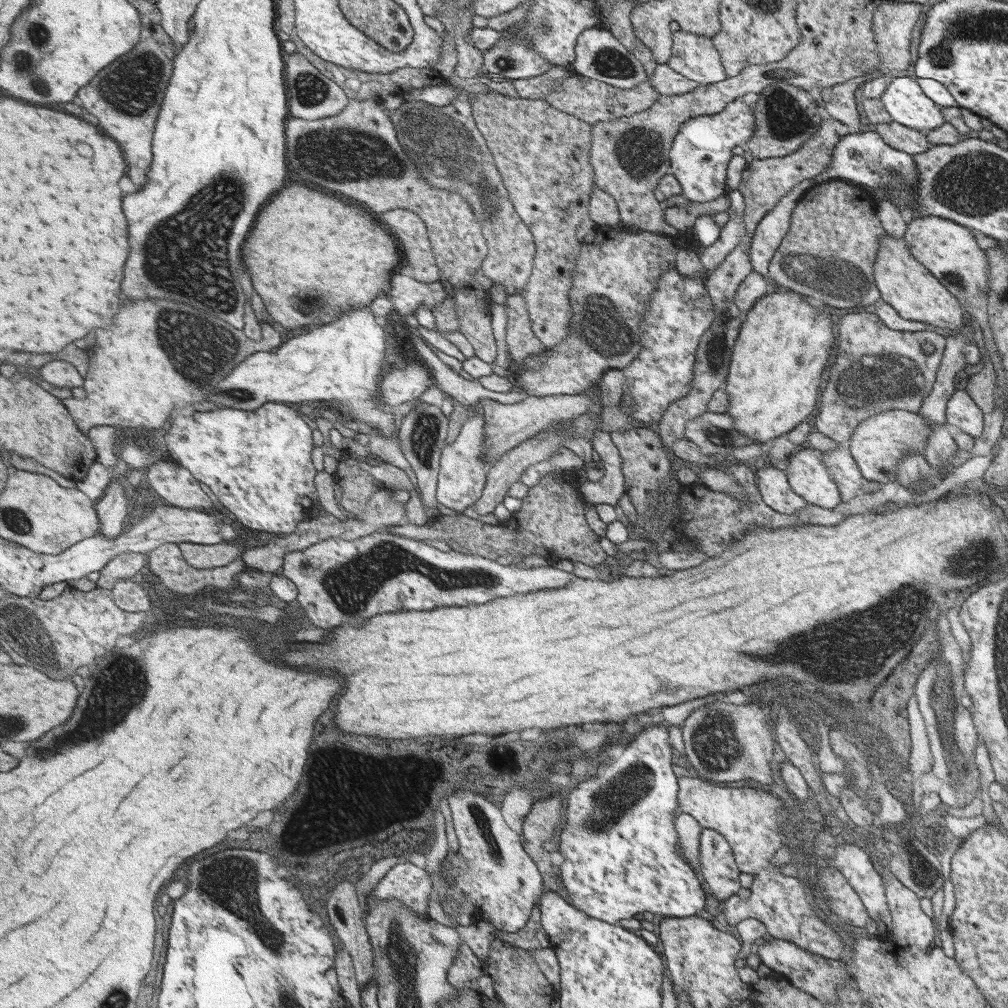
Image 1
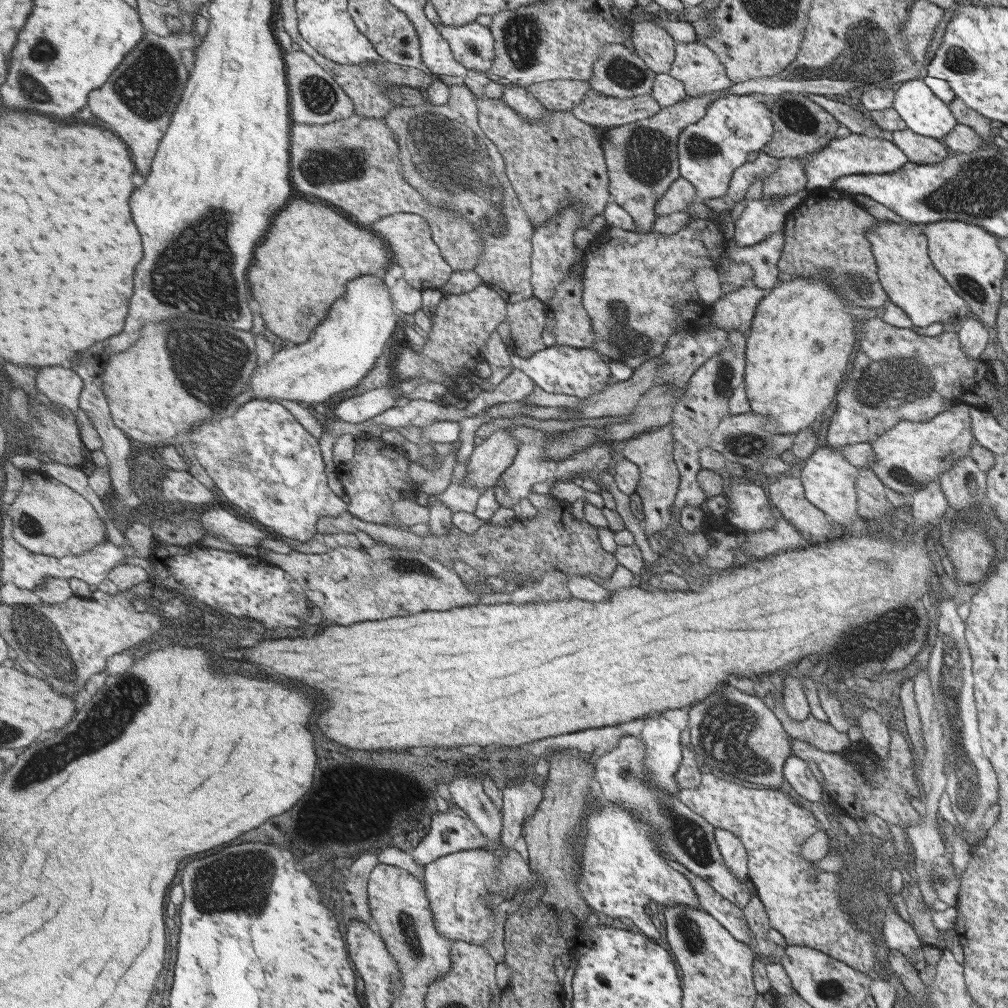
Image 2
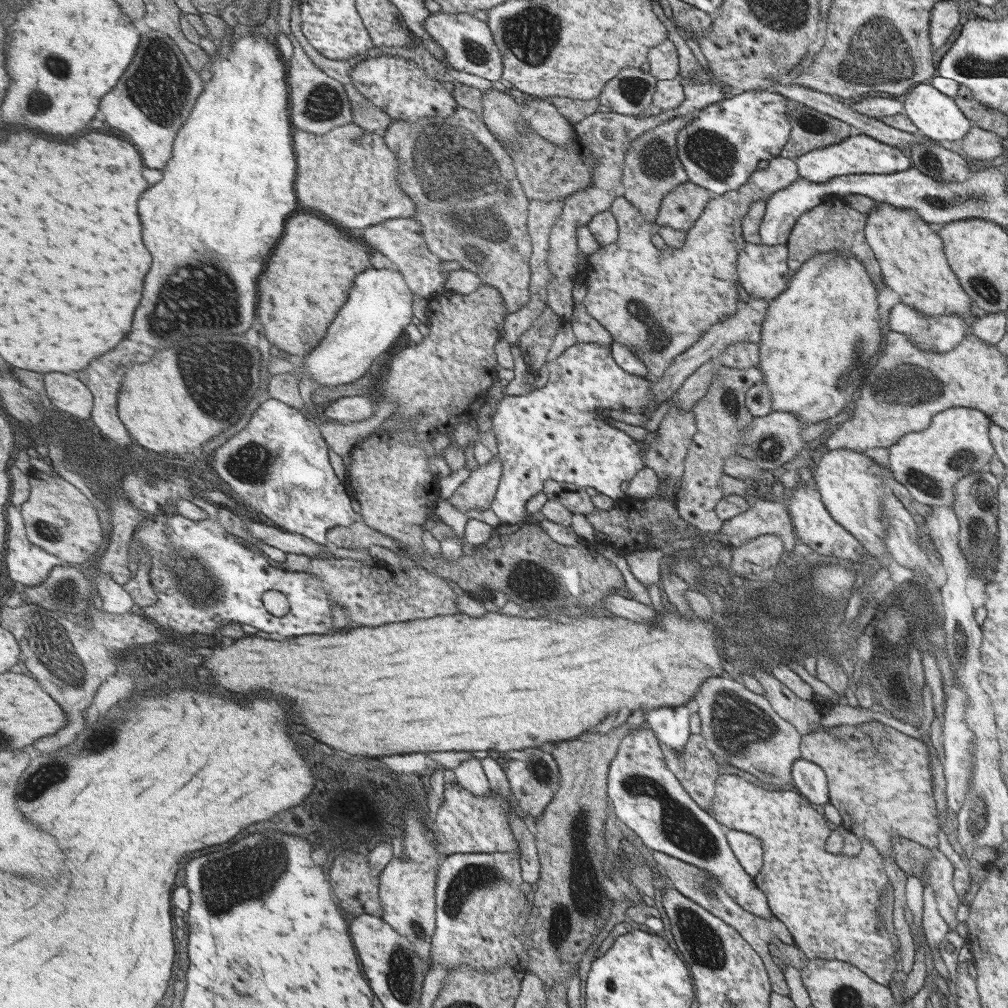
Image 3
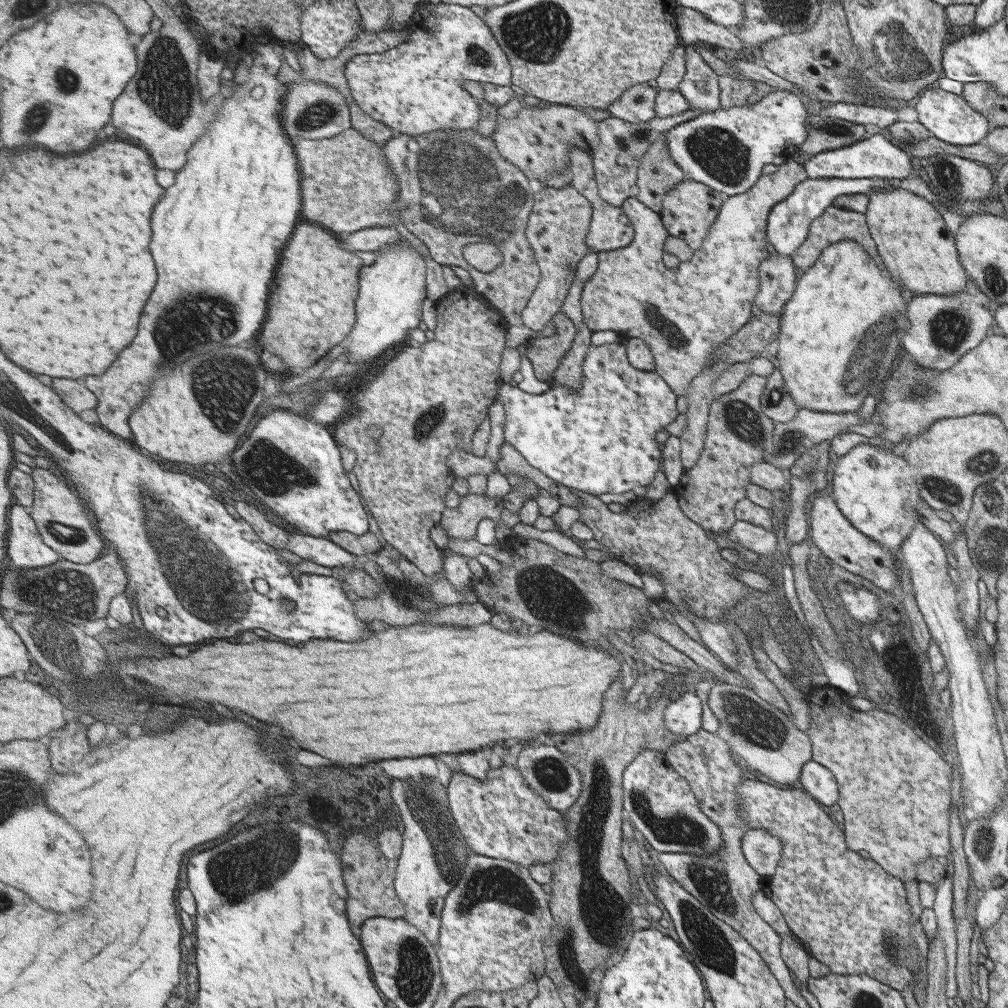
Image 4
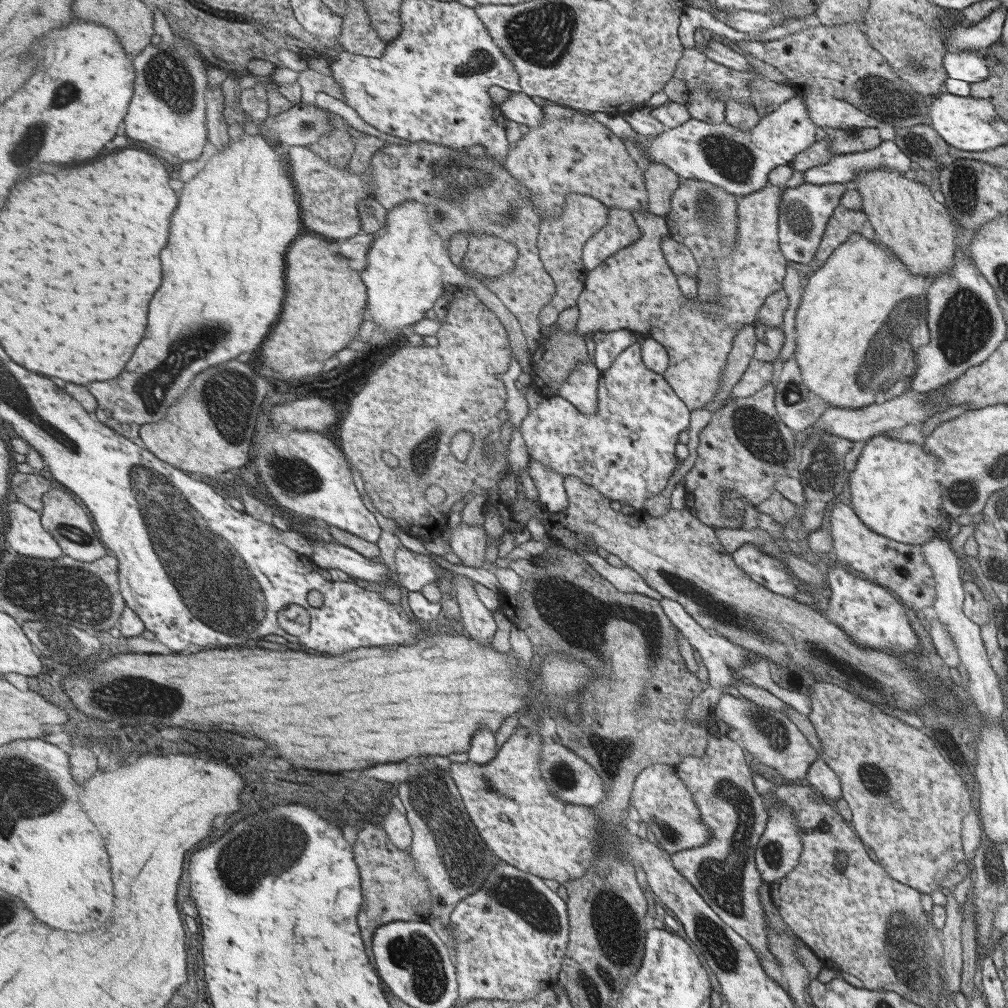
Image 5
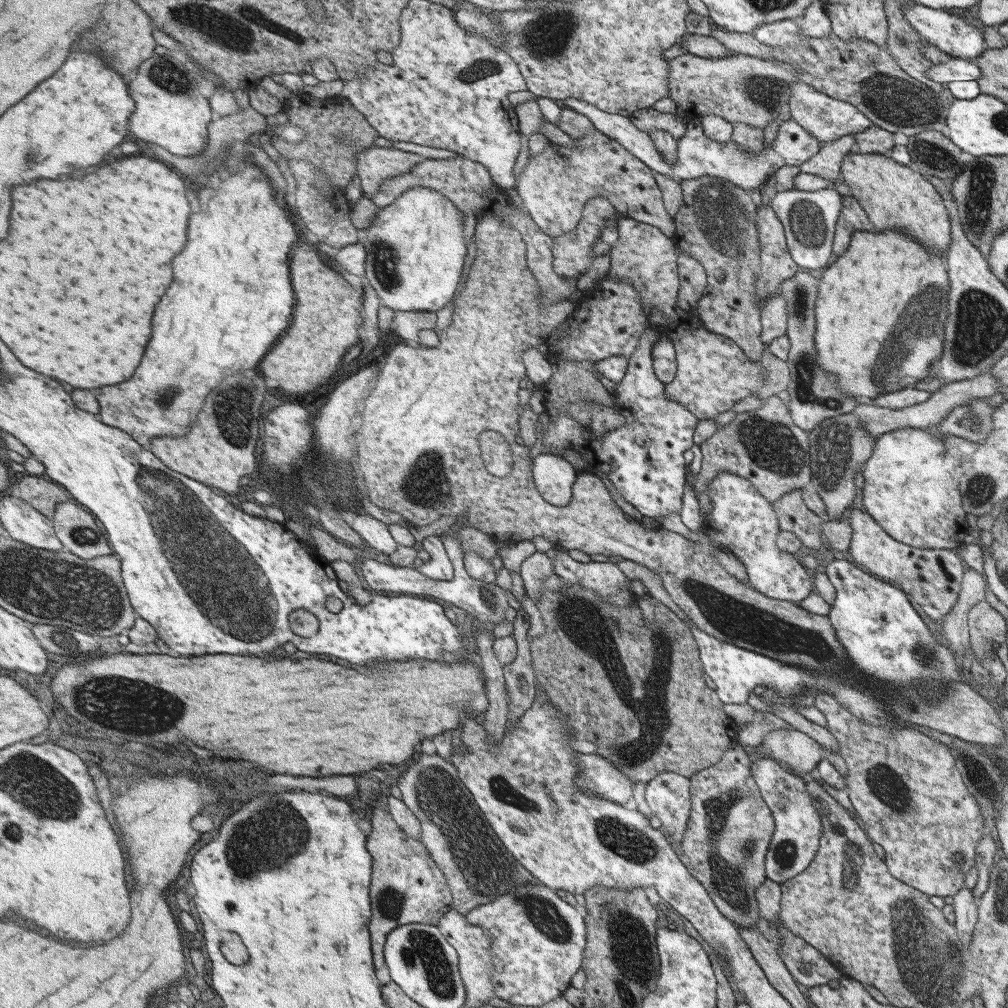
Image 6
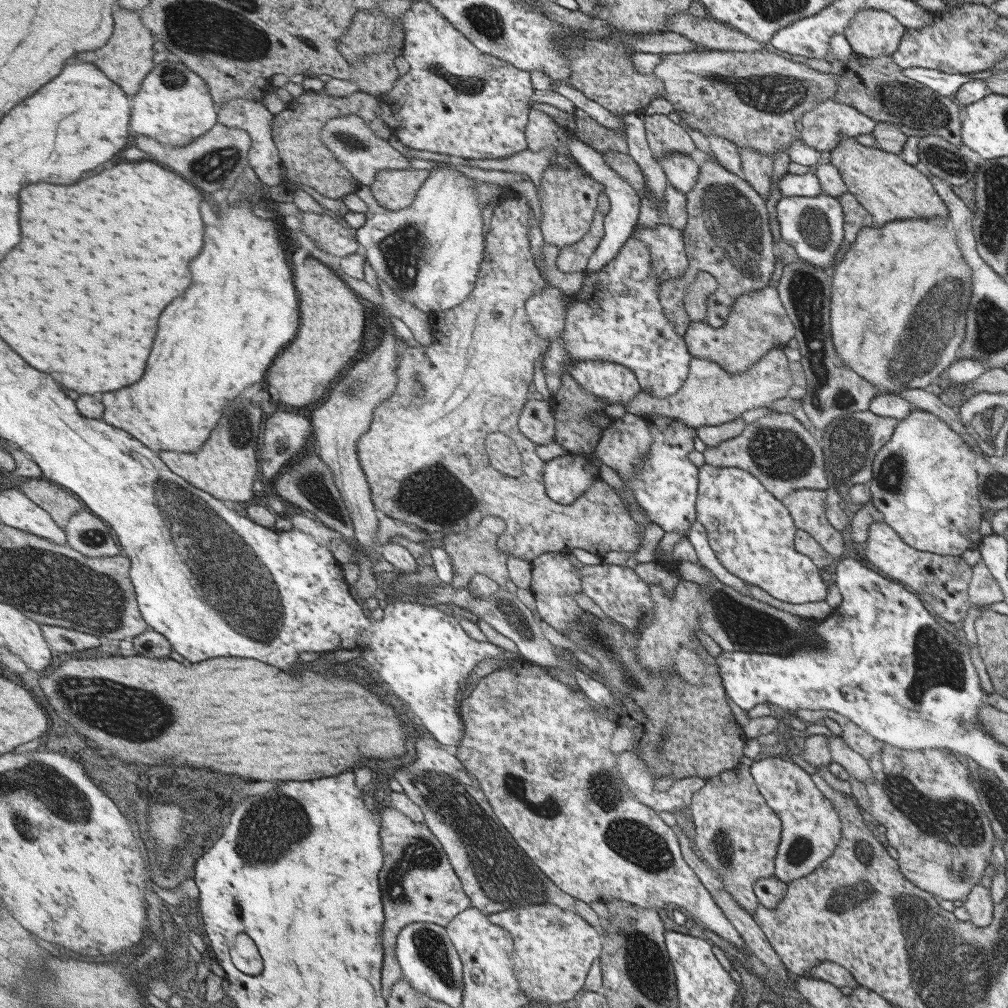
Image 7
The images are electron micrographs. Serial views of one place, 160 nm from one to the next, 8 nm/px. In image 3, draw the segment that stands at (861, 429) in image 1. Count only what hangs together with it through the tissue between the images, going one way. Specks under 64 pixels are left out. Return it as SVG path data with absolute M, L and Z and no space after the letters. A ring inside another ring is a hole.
M953 406L938 412L930 420L930 424L919 432L908 432L892 444L889 450L889 472L899 484L902 484L912 496L913 500L927 506L949 506L954 503L954 484L968 474L988 471L988 462L995 455L991 441L988 439L989 417L974 408Z

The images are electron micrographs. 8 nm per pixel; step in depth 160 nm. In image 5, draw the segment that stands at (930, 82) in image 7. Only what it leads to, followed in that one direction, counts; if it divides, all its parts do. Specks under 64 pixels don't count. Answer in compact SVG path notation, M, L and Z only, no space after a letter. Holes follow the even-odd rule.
M957 50L943 56L943 68L946 68L946 78L976 83L990 75L989 60L986 53Z

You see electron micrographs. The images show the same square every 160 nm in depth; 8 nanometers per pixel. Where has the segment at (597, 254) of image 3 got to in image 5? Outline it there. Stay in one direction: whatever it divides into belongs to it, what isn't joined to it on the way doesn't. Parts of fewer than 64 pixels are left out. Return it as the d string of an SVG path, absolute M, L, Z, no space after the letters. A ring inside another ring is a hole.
M792 169L792 175L784 186L770 185L740 197L736 211L739 212L738 238L733 256L725 256L716 262L716 285L720 298L718 300L699 300L698 297L683 296L683 288L679 288L679 276L666 263L662 252L662 239L668 235L668 226L664 217L650 211L631 212L634 223L640 235L631 244L620 248L615 254L600 262L593 270L585 272L582 291L579 293L576 307L578 320L575 333L579 337L587 333L603 332L605 334L626 329L643 338L653 338L661 342L669 354L669 366L662 376L669 382L670 388L683 404L690 410L703 408L713 401L719 392L719 381L722 380L722 370L725 360L731 352L734 336L745 325L752 324L757 319L765 300L779 290L785 276L786 257L782 255L779 246L778 207L781 206L782 190L803 184L802 172Z

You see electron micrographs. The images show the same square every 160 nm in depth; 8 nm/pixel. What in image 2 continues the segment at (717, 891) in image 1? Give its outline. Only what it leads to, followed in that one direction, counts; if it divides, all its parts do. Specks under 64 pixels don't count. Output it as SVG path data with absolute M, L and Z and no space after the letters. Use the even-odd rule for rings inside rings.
M714 828L714 839L719 852L722 854L725 868L741 882L745 881L749 876L746 848L743 848L739 839L733 833L727 832L726 829Z

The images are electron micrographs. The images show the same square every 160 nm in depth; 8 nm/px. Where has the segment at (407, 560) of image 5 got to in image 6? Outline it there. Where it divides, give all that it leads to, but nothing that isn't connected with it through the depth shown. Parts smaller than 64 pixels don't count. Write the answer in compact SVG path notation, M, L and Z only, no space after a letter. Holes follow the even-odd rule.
M425 537L421 548L429 554L429 560L420 566L419 572L433 580L451 580L453 569L439 537Z

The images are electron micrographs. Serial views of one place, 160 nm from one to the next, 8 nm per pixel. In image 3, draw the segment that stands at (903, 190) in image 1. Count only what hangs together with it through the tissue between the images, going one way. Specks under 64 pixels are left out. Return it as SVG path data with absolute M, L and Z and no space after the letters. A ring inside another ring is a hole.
M863 134L849 135L837 144L829 145L825 148L816 148L798 156L794 160L798 167L799 177L814 183L826 183L829 179L845 175L874 175L901 172L910 167L909 161L899 148Z

